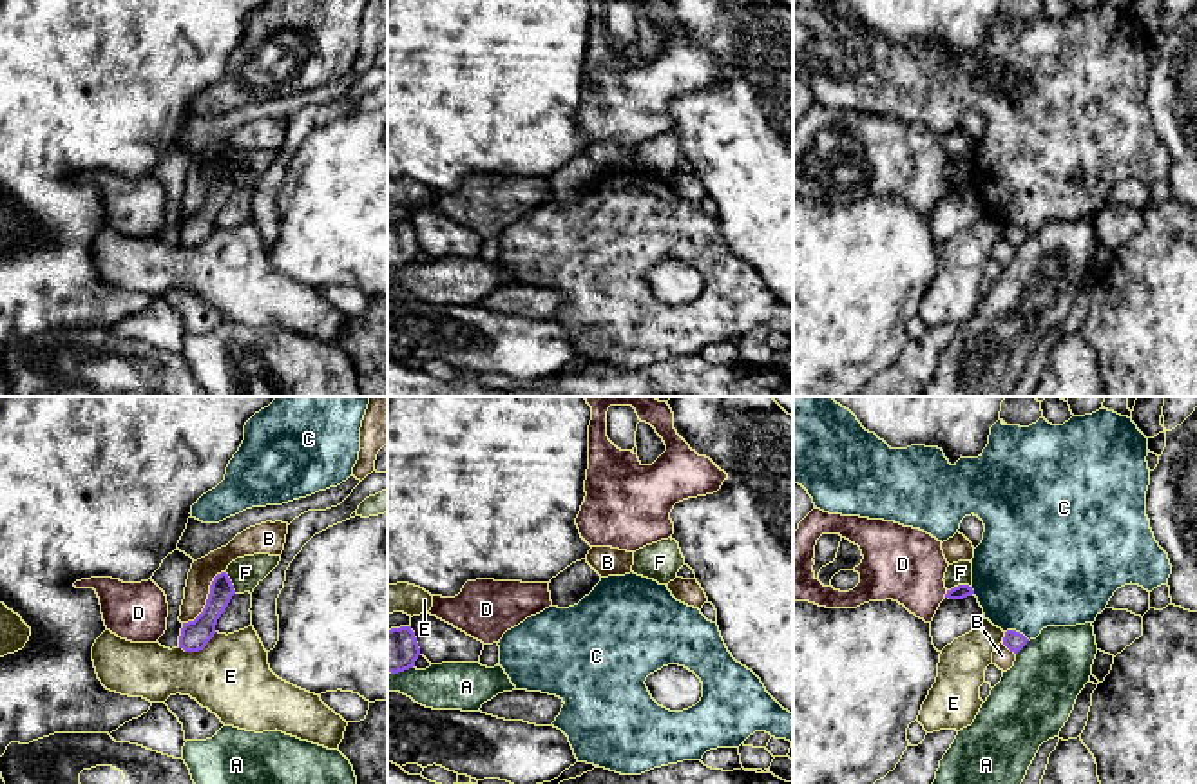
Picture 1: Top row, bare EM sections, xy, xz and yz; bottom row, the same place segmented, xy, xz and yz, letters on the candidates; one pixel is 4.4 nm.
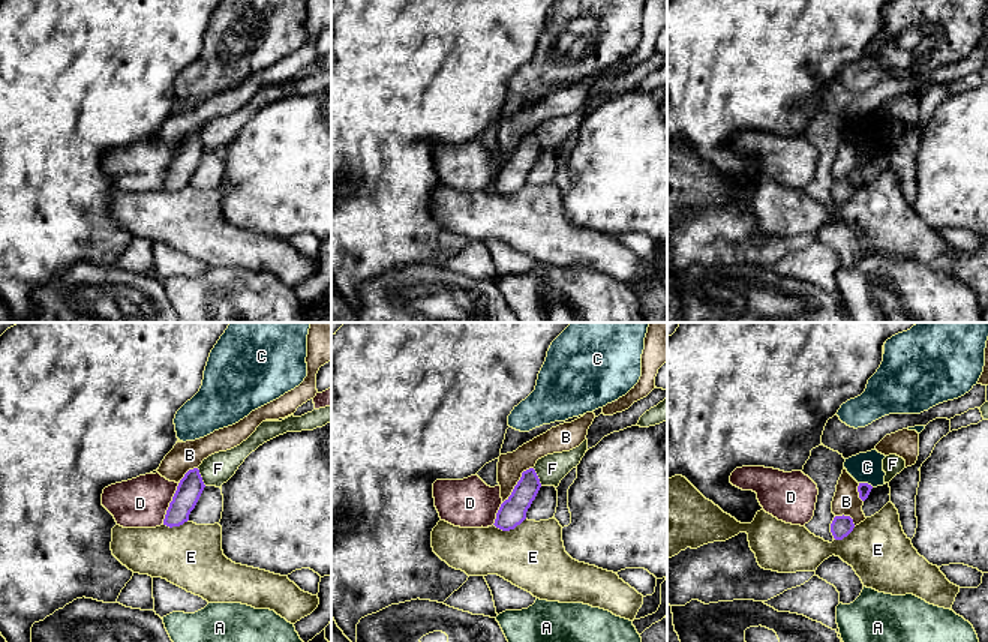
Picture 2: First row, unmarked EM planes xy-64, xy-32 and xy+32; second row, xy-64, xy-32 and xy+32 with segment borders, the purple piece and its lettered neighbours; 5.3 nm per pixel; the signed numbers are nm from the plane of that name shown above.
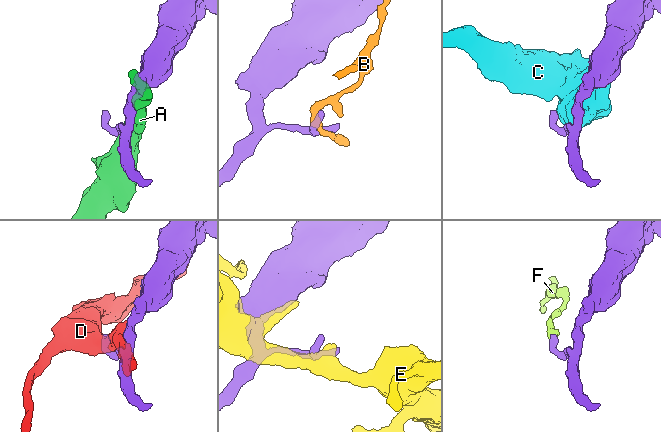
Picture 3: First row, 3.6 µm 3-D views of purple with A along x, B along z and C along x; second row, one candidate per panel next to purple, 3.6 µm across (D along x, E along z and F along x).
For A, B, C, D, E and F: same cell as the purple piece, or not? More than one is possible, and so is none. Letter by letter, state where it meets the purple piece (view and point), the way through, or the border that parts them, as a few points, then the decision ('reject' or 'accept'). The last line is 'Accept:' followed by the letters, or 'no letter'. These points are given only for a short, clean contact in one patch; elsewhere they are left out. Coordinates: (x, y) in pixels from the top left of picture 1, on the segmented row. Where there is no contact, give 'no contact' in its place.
A: contact yz (1024, 645); reject
B: contact xy (209, 598); reject
C: contact yz (1018, 632); reject
D: contact yz (946, 594); reject
E: contact xy (198, 650); reject
F: contact yz (958, 585); border yz (971, 585), (955, 585), (948, 591); reject
Accept: no letter

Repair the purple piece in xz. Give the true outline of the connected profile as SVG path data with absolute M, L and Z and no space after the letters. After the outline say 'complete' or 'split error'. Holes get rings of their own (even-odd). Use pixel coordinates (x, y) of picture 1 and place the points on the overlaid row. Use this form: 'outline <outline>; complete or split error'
outline M411 626L388 630L388 672L398 674L415 666L420 648Z; complete

